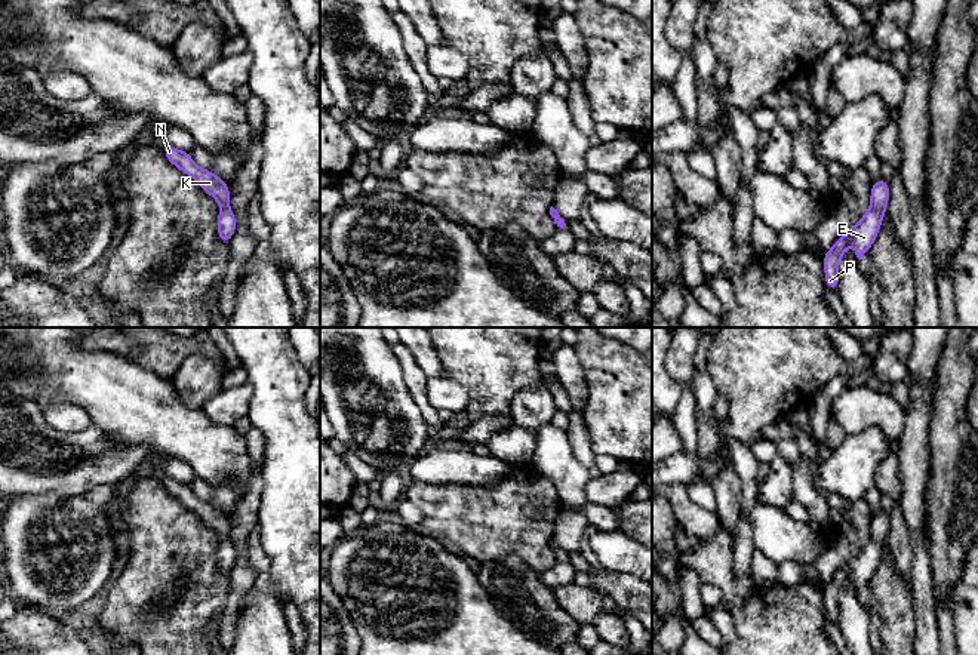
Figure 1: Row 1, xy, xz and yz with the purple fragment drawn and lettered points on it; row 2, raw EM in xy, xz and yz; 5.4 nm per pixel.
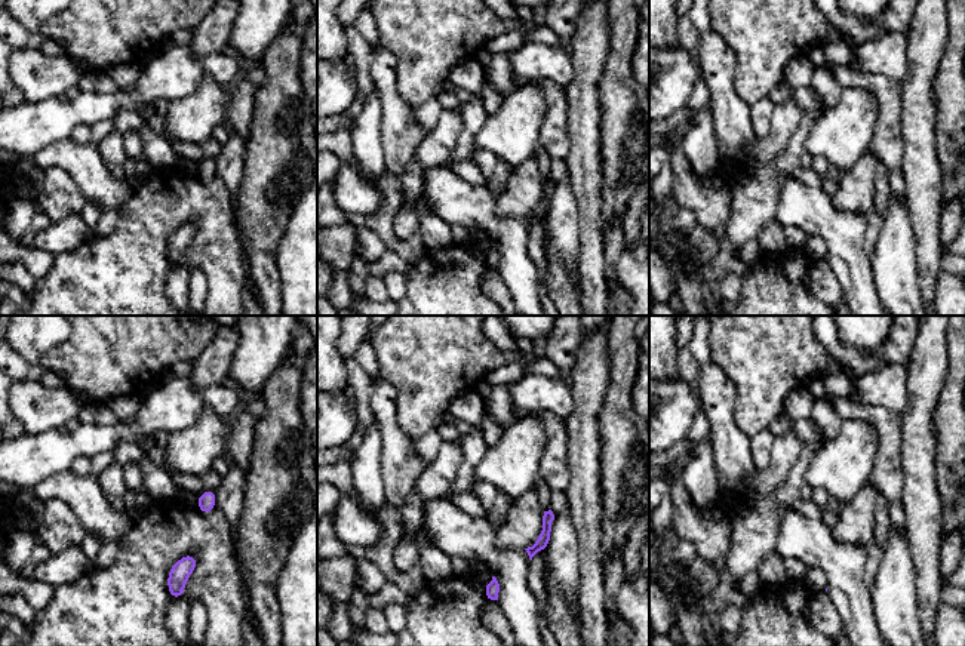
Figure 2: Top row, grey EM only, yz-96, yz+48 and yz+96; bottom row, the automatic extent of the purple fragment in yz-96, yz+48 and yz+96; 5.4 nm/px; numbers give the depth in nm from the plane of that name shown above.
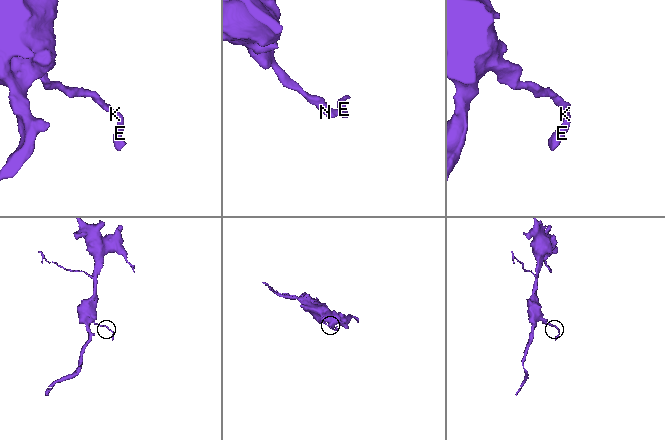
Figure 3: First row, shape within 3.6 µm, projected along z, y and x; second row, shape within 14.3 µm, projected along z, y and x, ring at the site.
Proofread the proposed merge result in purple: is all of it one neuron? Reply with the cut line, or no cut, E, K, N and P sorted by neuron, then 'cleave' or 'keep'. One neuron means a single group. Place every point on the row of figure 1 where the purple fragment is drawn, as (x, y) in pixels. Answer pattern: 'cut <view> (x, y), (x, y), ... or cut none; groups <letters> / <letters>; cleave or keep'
cut none; groups E K N P; keep

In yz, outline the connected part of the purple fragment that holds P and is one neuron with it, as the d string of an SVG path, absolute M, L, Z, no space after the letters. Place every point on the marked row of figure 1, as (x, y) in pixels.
M880 178L873 182L870 202L871 206L864 216L840 236L833 243L833 247L822 255L827 289L839 289L839 262L845 255L849 242L854 243L854 250L858 259L871 249L880 230L885 210L888 209L889 184L886 179Z

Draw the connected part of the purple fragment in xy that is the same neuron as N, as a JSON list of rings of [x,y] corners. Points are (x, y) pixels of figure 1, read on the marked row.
[[[164,145],[162,151],[173,166],[197,181],[218,202],[221,206],[218,213],[218,237],[222,243],[228,245],[237,228],[237,219],[230,209],[228,184],[209,169],[197,166],[188,151],[178,150],[172,145]]]

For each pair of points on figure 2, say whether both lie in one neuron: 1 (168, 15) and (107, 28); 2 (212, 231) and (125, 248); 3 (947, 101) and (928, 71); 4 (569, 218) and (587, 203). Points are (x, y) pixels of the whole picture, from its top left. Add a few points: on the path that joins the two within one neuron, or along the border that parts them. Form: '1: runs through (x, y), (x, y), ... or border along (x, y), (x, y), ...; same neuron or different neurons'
1: runs through (153, 15), (122, 15); same neuron
2: runs through (197, 211), (162, 211), (148, 224); same neuron
3: border along (946, 46), (933, 82), (934, 114); different neurons
4: border along (568, 182), (577, 205), (578, 242), (581, 245); different neurons

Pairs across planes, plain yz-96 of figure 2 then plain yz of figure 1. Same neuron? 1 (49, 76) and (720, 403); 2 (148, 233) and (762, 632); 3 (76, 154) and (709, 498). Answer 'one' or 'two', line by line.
1: two
2: one
3: two

